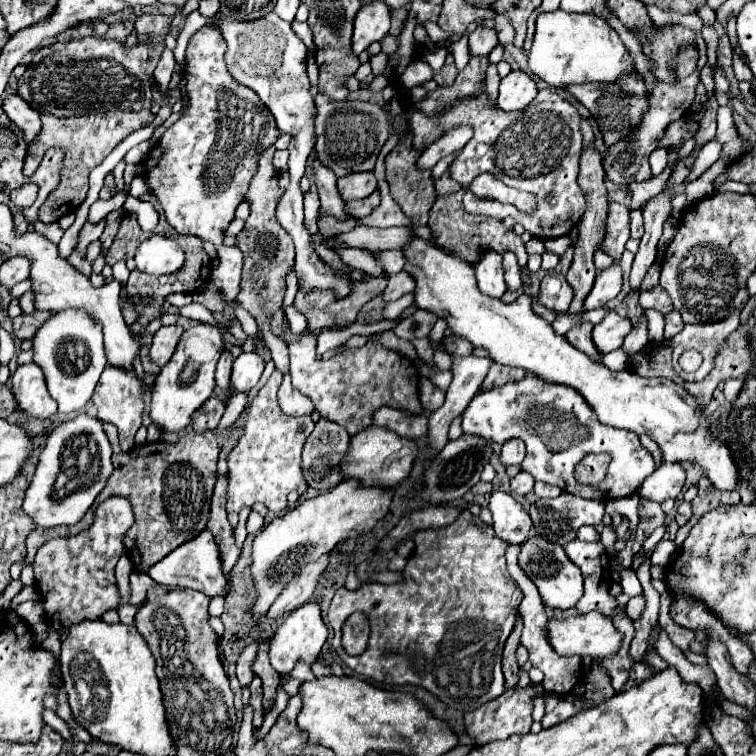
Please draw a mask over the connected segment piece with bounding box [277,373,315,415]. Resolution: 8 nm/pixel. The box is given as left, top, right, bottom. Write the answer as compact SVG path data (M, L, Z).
M285 373L283 377L277 399L285 415L311 415L315 411L311 399L293 389L289 373Z

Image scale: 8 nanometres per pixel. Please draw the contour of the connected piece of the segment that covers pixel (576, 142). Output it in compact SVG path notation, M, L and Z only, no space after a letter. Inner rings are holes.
M539 91L537 99L525 109L507 113L501 109L495 109L491 101L487 99L487 93L479 93L473 99L461 99L455 103L453 109L445 111L443 115L429 119L421 111L415 111L411 115L411 127L413 127L413 145L415 147L427 147L431 141L441 137L445 131L457 127L457 125L473 125L475 135L473 139L463 147L461 155L451 163L451 177L463 185L465 195L463 203L465 209L473 215L485 215L495 219L513 217L517 223L525 227L533 237L537 239L557 239L567 235L583 217L587 203L581 187L577 185L577 173L579 173L579 153L583 147L583 137L579 131L579 113L577 109L565 101L555 91ZM491 173L497 179L501 179L505 185L515 189L525 189L535 195L537 209L533 213L521 213L513 205L497 205L493 201L481 201L473 197L469 189L471 181L481 175Z

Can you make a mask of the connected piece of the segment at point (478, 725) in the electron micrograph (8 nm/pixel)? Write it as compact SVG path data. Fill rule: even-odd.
M529 685L525 689L515 687L513 691L505 689L505 693L489 703L485 703L483 707L479 707L477 711L471 711L465 715L465 727L469 737L473 737L477 741L477 745L485 745L489 741L499 741L499 739L509 739L513 733L529 733L531 729L531 711L533 711L533 695L541 693L543 687L541 685Z

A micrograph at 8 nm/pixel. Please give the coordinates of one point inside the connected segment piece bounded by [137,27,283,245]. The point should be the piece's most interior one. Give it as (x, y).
(200, 170)

